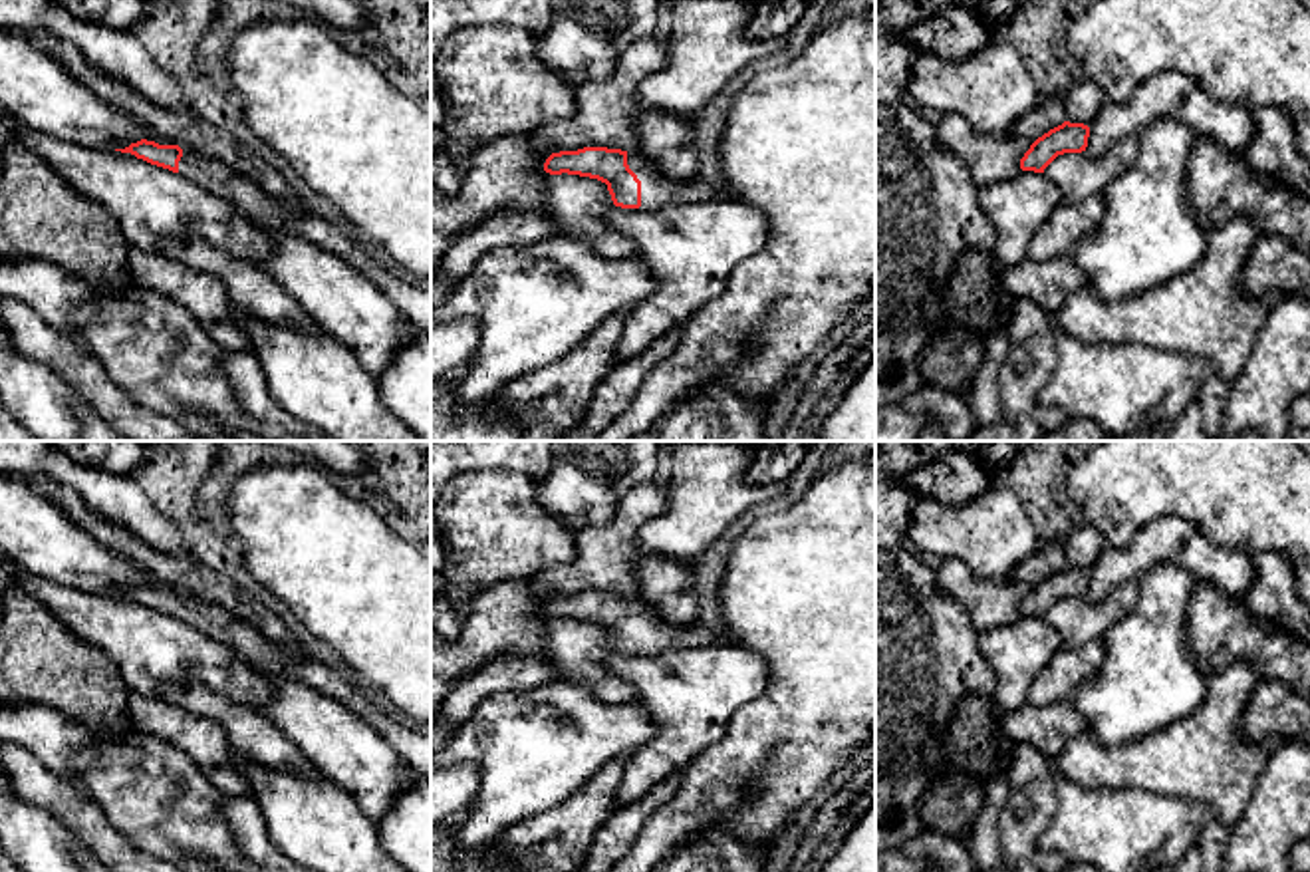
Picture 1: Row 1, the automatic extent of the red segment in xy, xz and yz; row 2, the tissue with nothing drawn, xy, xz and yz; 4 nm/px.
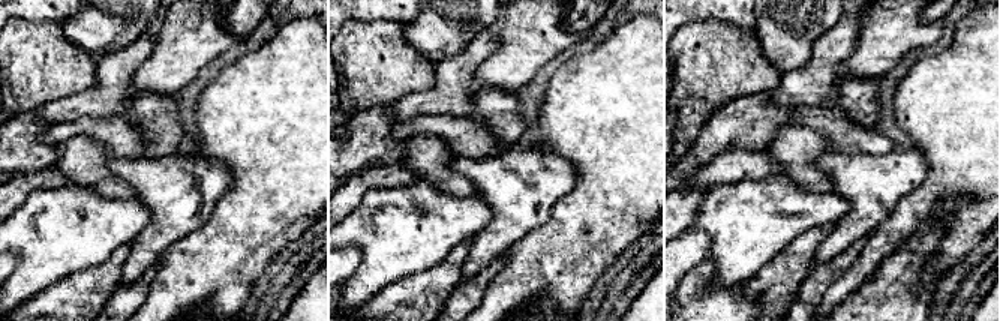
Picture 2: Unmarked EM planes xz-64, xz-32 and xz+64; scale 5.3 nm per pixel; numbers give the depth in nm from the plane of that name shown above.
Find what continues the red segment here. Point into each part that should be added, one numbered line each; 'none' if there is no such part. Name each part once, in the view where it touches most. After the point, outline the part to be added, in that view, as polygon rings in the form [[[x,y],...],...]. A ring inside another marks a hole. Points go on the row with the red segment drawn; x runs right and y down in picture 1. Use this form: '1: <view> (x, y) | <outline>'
1: xz (655, 189) | [[[627,151],[627,165],[641,181],[641,207],[659,209],[671,203],[707,203],[728,199],[722,185],[711,185],[693,179],[671,181],[667,179],[653,161],[639,151]]]

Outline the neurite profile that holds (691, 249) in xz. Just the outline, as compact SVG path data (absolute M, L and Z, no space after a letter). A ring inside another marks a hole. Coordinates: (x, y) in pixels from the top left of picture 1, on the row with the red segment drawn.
M740 201L671 203L659 209L613 207L605 220L637 244L659 288L627 316L615 363L639 356L726 290L734 266L758 252L766 217Z

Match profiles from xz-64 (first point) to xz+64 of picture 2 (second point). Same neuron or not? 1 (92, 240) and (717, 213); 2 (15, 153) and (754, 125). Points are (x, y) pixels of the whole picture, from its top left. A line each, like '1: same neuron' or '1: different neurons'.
1: same neuron
2: same neuron

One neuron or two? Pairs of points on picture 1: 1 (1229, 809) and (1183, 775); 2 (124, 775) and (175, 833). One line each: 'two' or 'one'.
1: one
2: one

